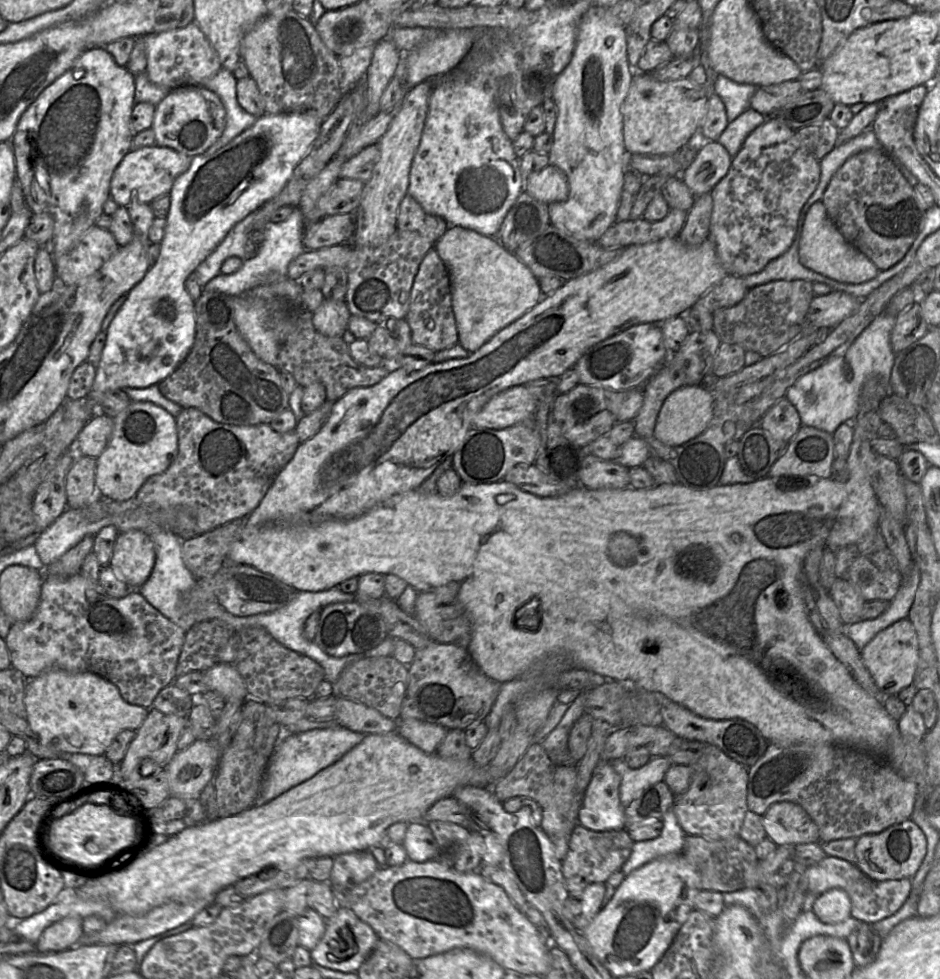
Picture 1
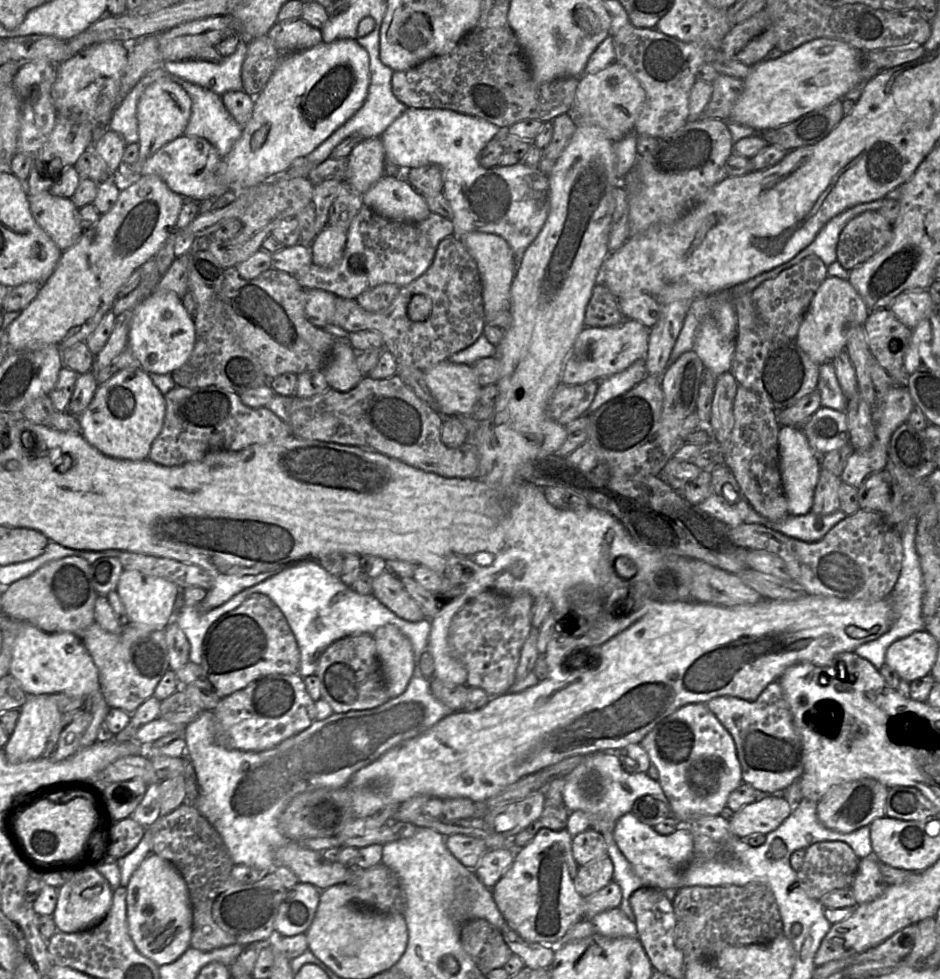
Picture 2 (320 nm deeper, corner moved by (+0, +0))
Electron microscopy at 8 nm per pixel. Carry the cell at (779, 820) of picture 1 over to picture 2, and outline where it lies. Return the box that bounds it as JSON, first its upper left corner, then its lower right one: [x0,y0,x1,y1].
[729,794,794,838]

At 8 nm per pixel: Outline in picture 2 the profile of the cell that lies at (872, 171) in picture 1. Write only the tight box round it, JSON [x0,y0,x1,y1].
[837,211,892,271]

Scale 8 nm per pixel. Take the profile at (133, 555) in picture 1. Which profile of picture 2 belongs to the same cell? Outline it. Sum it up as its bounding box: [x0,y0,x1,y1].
[116,570,180,630]

